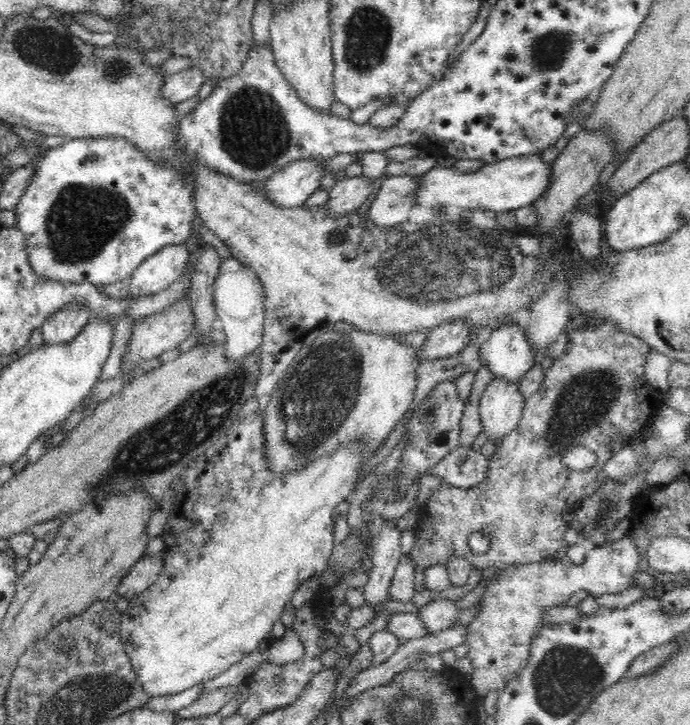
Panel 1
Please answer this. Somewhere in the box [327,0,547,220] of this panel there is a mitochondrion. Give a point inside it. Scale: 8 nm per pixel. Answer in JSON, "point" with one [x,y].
{"point":[368,32]}

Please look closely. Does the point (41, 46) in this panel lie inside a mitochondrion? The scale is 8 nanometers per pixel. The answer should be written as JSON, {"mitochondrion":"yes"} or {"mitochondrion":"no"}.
{"mitochondrion":"yes"}

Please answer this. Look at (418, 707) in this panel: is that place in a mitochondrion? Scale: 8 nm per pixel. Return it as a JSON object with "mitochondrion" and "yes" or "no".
{"mitochondrion":"yes"}

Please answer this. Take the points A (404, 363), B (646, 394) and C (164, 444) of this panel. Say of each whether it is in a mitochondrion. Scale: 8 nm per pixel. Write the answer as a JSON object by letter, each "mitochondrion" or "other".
{"A":"other","B":"mitochondrion","C":"mitochondrion"}

